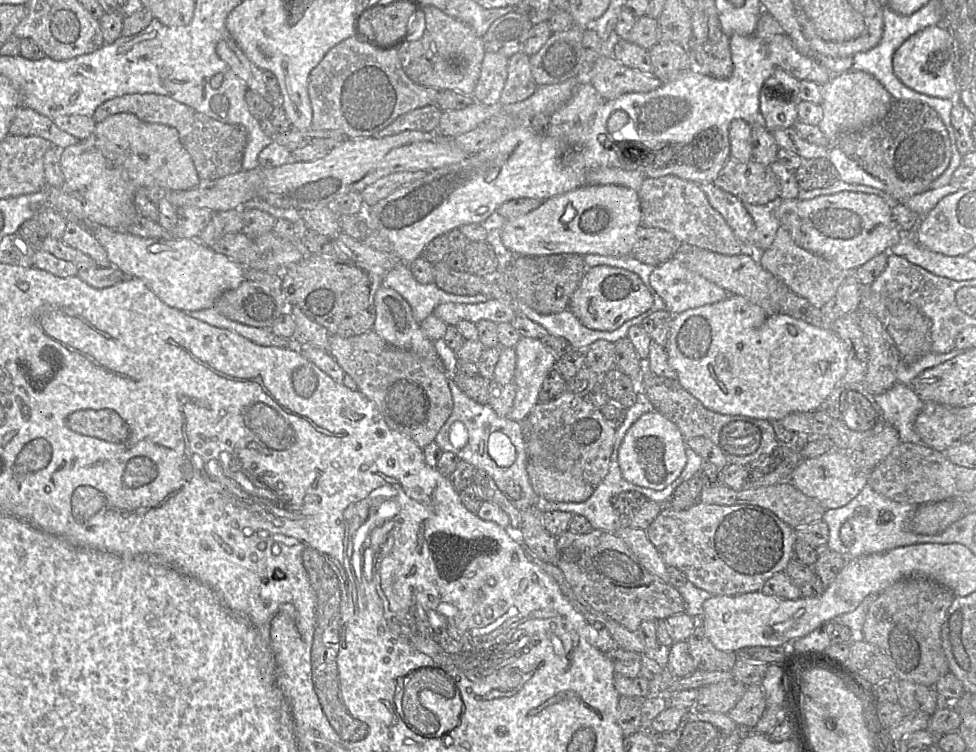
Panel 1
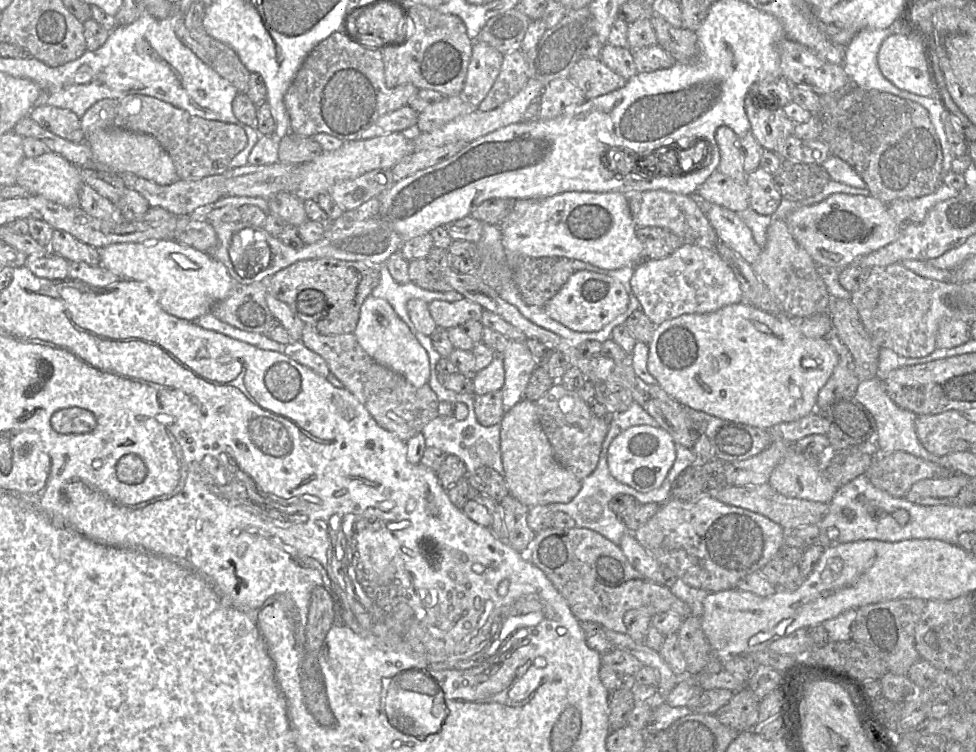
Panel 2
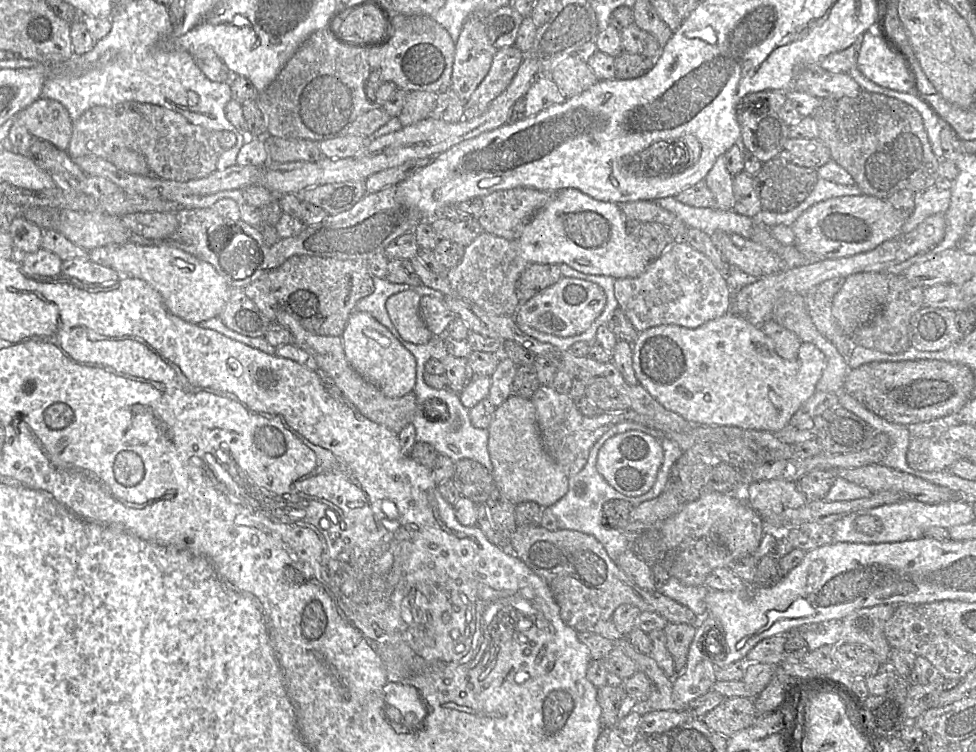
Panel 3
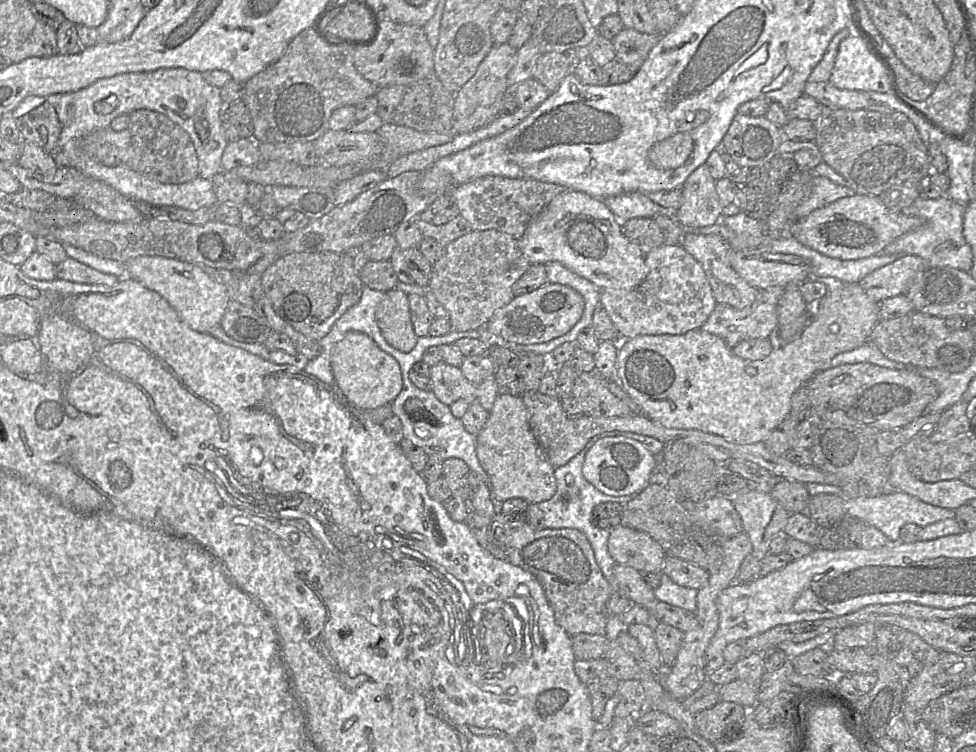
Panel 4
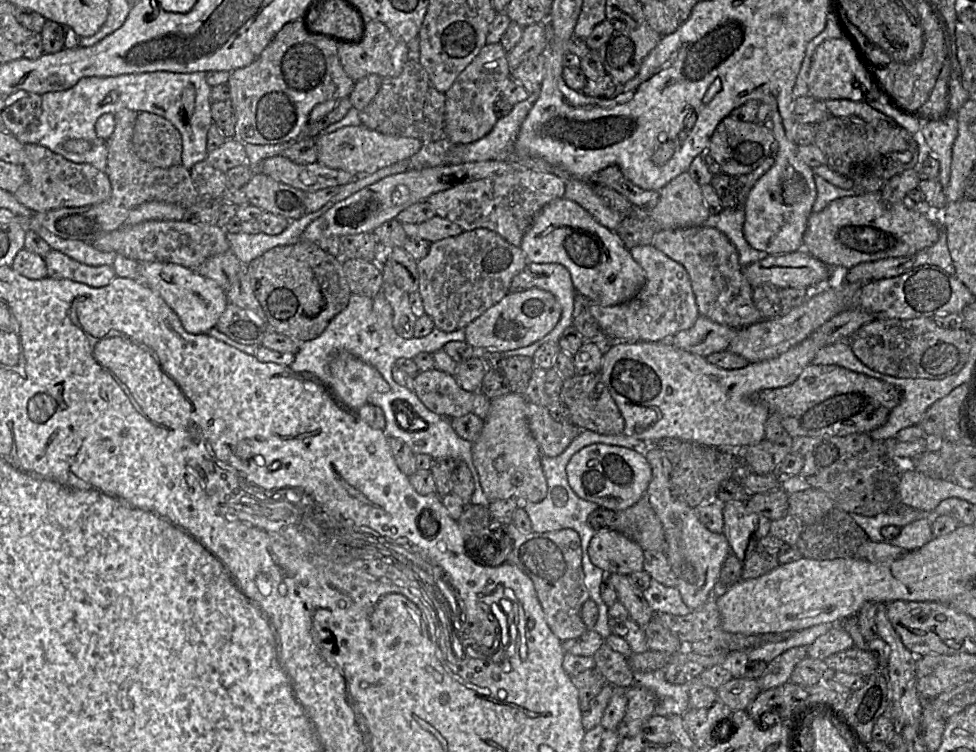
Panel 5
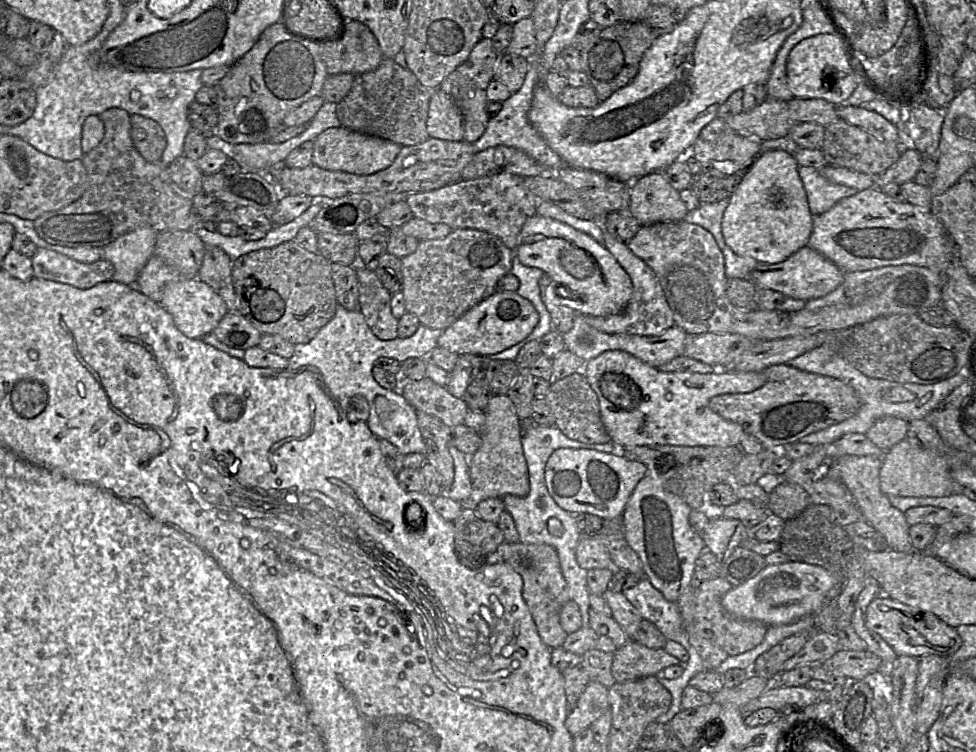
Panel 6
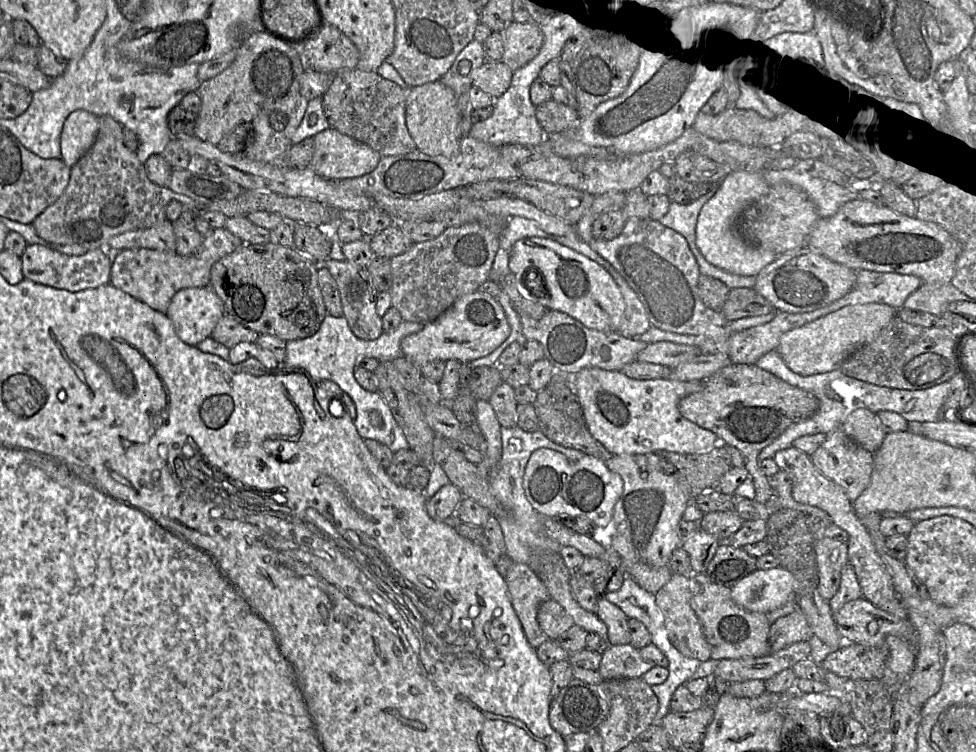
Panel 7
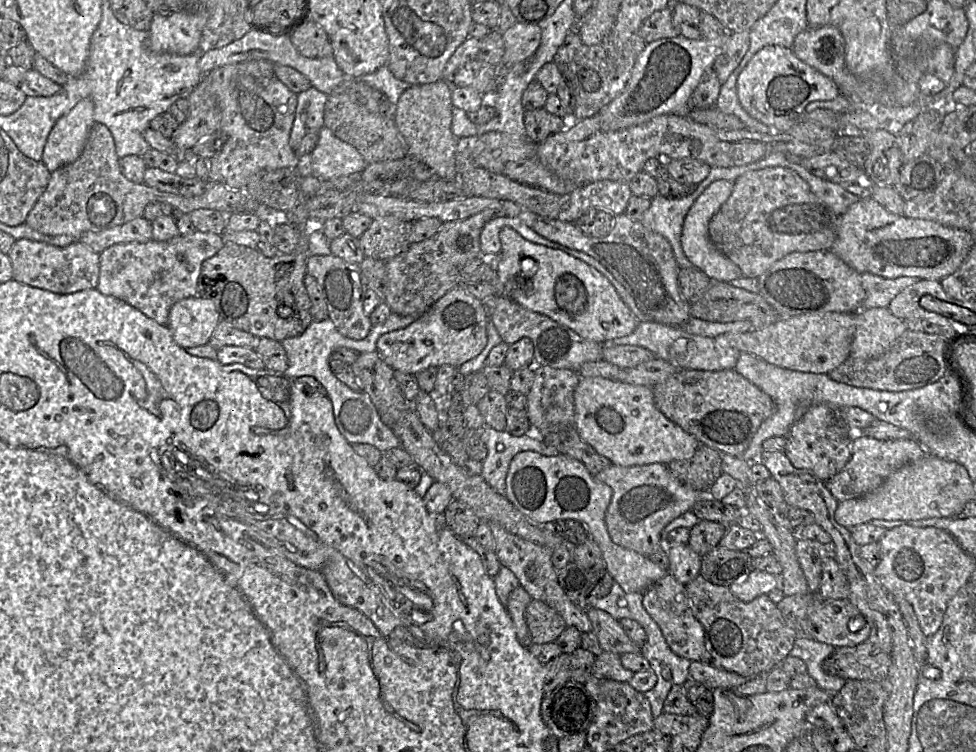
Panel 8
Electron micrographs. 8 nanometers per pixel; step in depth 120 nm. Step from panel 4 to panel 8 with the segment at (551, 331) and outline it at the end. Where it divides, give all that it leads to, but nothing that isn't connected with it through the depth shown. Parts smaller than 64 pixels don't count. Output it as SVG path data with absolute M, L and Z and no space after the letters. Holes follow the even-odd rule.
M456 287L436 301L424 314L416 317L409 326L381 335L376 352L394 371L416 375L429 368L449 364L459 367L464 362L478 356L488 341L487 326L489 316L481 300L469 294L465 288Z

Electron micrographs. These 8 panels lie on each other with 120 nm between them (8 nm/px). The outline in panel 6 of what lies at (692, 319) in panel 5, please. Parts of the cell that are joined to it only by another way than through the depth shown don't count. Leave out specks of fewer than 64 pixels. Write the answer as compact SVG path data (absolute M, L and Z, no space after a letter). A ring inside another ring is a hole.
M603 231L603 246L613 255L629 275L633 292L626 307L619 313L609 316L583 316L589 325L608 334L630 334L654 336L674 326L672 312L667 305L662 287L652 269L628 248L627 242L619 241Z

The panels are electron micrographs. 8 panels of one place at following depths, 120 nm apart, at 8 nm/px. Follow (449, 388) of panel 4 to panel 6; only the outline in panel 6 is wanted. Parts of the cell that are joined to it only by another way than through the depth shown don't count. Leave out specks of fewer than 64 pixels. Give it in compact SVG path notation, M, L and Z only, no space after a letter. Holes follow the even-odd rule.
M401 376L401 394L417 411L439 418L450 428L462 424L468 411L462 398L454 397L426 376L421 380Z

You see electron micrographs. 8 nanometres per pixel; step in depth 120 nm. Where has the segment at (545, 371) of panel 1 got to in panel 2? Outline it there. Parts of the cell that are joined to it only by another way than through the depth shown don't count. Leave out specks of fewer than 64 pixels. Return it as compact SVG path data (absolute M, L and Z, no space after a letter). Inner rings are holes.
M509 341L501 354L504 363L505 382L501 389L504 412L523 399L532 372L539 362L523 341Z

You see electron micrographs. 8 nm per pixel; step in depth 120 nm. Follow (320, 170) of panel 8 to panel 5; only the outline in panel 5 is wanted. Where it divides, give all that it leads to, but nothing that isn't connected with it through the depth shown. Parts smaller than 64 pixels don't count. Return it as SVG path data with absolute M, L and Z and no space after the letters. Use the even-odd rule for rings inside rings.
M363 125L344 126L316 138L317 162L354 175L372 174L415 154L423 142L416 138L382 134Z

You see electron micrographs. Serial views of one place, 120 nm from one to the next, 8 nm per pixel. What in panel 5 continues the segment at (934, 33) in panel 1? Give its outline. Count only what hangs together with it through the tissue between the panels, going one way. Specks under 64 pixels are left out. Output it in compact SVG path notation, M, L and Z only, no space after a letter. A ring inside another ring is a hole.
M848 38L828 39L820 43L812 56L807 76L808 94L818 100L848 99L876 101L884 96L874 70L866 63L856 43Z

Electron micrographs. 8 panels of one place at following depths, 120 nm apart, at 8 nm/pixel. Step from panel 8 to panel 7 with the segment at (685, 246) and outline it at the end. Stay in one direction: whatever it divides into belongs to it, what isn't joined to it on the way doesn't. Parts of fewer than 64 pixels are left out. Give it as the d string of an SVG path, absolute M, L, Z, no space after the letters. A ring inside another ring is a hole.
M735 170L725 177L717 192L704 204L697 219L696 246L707 262L733 274L757 276L779 256L771 250L749 244L735 227L741 213L761 200L770 187L763 171Z

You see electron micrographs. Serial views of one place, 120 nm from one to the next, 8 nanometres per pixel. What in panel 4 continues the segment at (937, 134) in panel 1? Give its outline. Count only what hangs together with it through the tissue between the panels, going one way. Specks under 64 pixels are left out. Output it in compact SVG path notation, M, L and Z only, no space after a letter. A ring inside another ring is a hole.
M872 104L868 108L860 110L848 110L848 109L839 109L839 108L829 108L821 106L820 113L814 120L815 123L815 138L814 142L820 150L822 160L824 163L832 167L836 172L842 175L846 182L847 186L853 189L857 194L865 194L871 196L880 196L890 187L900 184L905 181L917 182L920 186L921 183L925 182L932 172L930 157L928 149L924 144L918 130L916 129L913 122L903 113L887 106L884 104Z

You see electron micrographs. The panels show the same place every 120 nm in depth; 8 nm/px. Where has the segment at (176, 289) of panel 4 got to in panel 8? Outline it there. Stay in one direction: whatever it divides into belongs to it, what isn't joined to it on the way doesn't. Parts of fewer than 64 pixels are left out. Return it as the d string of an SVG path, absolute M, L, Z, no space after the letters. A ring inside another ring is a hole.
M196 295L170 308L168 327L179 346L190 348L209 343L219 322L220 314L214 302Z

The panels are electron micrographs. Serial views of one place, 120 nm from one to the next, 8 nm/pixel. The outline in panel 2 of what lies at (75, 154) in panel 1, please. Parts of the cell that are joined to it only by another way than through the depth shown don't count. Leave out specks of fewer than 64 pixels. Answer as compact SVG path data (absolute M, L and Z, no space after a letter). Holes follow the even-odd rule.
M110 128L97 130L86 137L85 141L92 150L95 161L111 173L132 173L160 185L170 185L180 179L170 155L149 134ZM49 151L37 157L25 157L18 167L16 184L26 188L31 195L43 196L66 207L80 207L79 192L84 182L80 167Z

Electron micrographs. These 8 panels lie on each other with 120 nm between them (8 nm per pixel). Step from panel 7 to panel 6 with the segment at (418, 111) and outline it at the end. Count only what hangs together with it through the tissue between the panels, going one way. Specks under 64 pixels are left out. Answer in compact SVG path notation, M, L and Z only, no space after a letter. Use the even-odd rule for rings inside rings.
M440 88L431 89L426 122L429 138L463 140L463 118L454 100Z

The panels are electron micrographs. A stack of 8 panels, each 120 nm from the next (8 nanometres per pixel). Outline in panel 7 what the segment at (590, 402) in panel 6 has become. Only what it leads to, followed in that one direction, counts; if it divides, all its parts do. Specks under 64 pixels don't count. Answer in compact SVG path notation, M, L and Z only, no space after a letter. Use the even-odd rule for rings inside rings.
M571 377L570 382L553 384L550 386L547 385L545 388L538 391L538 396L534 402L534 405L539 419L538 430L541 431L548 439L563 447L576 449L586 455L594 456L604 462L611 459L612 454L591 435L587 428L581 404L571 384Z

